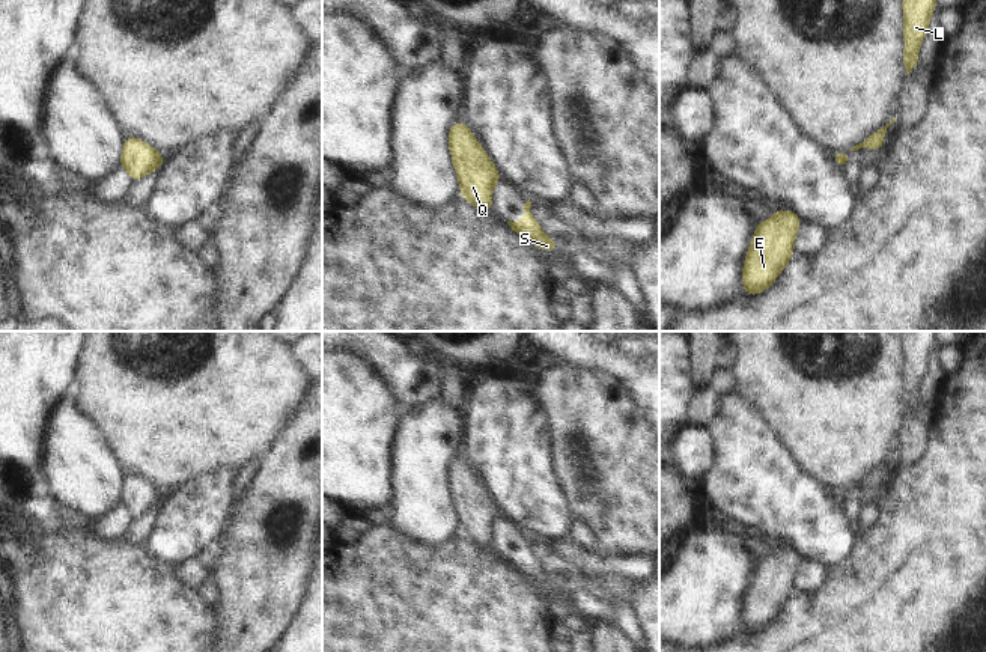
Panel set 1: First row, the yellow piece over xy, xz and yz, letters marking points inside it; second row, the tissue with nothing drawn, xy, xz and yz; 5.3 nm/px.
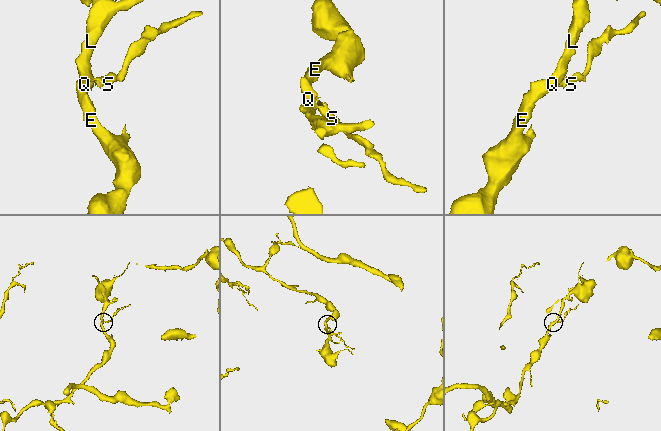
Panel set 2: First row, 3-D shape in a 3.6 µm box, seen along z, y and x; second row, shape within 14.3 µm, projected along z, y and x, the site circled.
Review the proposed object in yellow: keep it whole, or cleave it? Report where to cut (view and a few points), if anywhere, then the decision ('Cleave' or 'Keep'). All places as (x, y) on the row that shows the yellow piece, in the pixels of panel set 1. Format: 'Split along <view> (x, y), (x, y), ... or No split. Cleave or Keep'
Split along yz (848, 152), (843, 167). Cleave.

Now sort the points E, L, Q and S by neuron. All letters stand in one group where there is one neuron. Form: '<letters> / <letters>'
E L Q / S

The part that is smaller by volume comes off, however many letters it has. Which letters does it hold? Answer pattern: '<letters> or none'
S

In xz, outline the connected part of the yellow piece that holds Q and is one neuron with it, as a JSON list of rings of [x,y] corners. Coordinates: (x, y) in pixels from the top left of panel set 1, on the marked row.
[[[455,122],[450,126],[449,151],[461,197],[477,209],[491,212],[492,184],[501,179],[501,175],[465,122]]]

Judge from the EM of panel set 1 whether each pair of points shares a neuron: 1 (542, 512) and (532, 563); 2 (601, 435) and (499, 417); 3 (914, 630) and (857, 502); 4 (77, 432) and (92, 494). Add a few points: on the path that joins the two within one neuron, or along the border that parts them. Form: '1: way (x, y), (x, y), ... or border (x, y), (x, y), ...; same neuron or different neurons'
1: border (509, 520), (530, 536); different neurons
2: border (532, 395), (548, 422), (551, 461); different neurons
3: border (887, 487), (876, 503); different neurons
4: way (77, 447), (79, 470), (88, 479); same neuron

